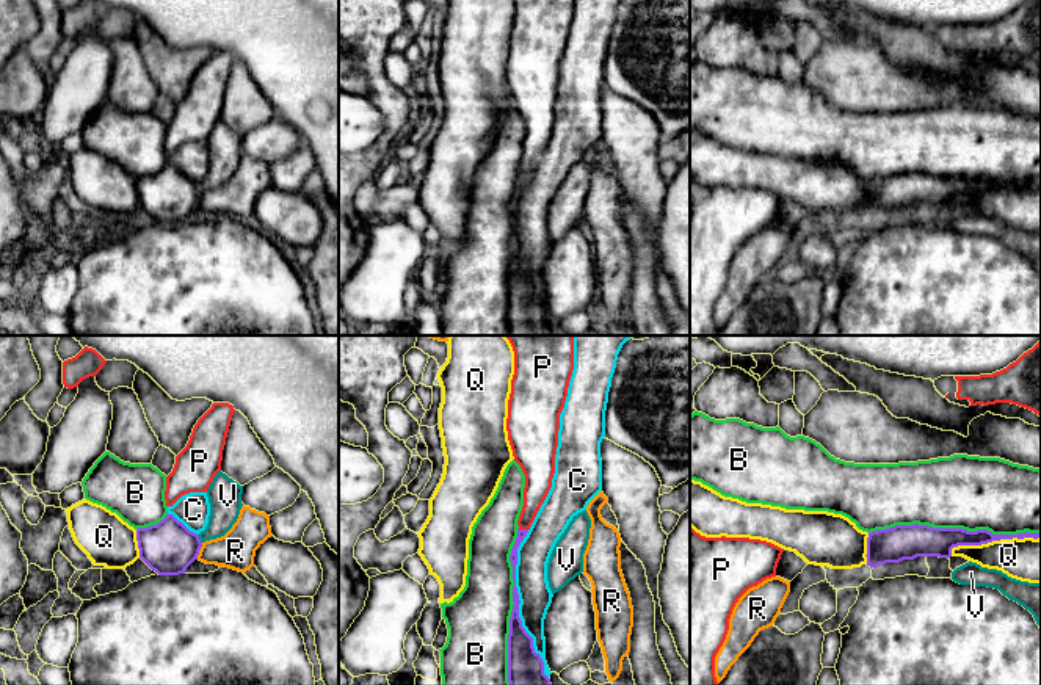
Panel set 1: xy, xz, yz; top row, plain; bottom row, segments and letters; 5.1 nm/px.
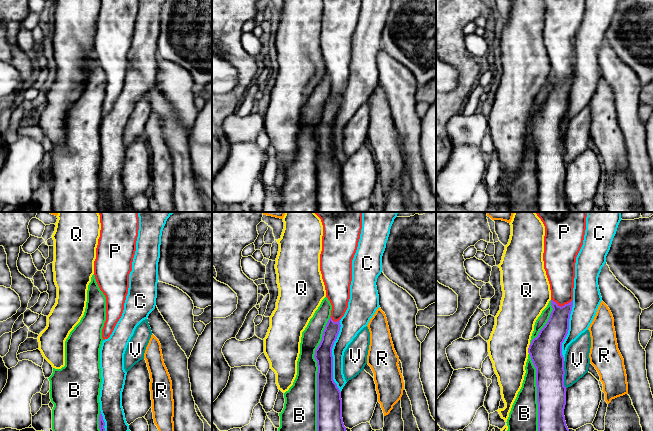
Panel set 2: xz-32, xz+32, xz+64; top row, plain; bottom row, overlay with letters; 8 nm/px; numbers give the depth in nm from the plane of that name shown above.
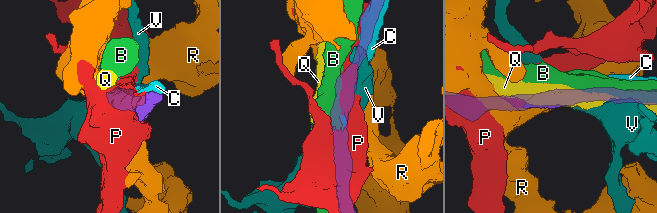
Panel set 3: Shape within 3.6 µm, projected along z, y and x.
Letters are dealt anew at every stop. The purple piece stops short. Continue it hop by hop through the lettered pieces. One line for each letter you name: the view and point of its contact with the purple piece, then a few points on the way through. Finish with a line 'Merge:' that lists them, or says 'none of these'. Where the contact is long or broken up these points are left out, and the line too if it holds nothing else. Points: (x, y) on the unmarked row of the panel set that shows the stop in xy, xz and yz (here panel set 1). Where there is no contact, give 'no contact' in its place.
B: contact yz (953, 177)
Merge: B

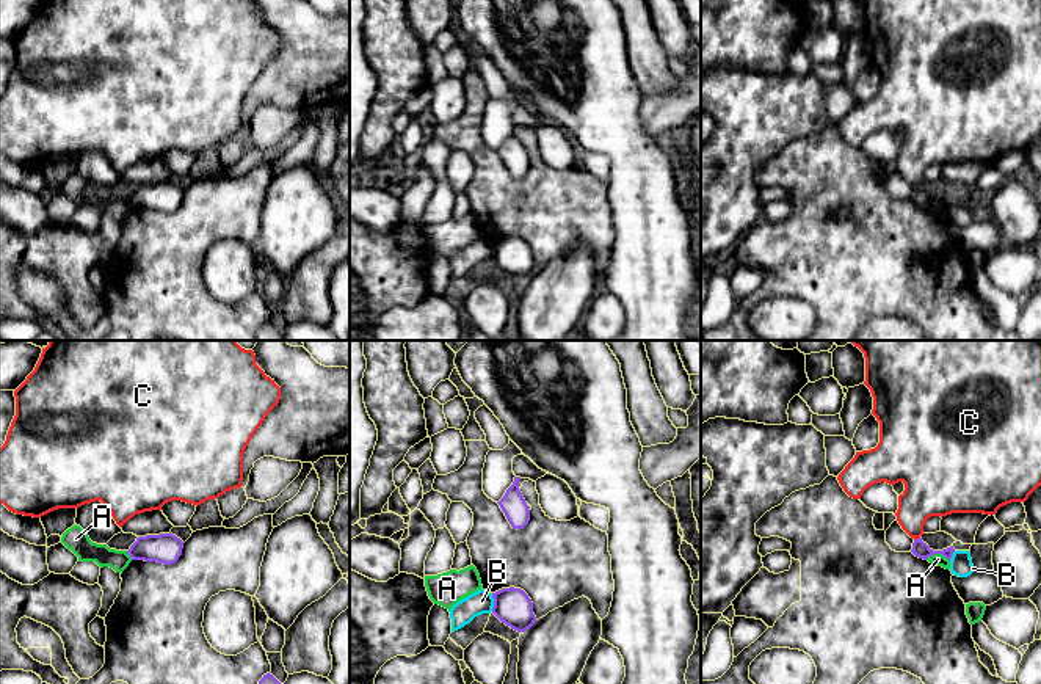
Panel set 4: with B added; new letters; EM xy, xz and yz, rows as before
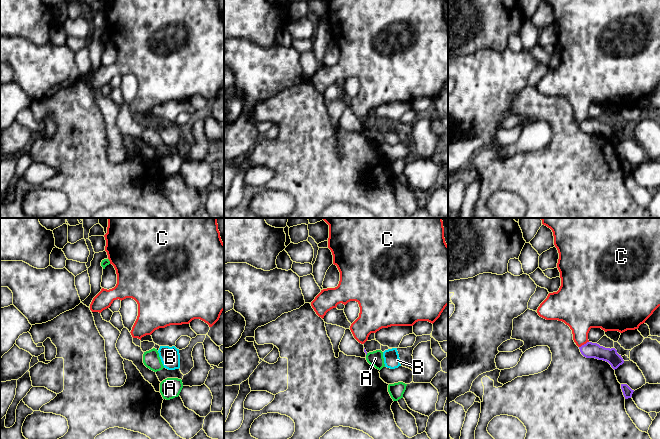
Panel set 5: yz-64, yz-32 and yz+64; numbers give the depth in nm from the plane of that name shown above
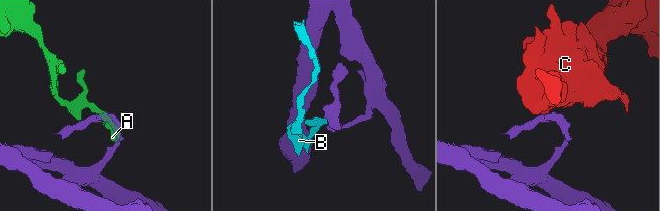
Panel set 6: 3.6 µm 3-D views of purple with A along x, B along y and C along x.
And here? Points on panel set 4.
Merge: none of these

